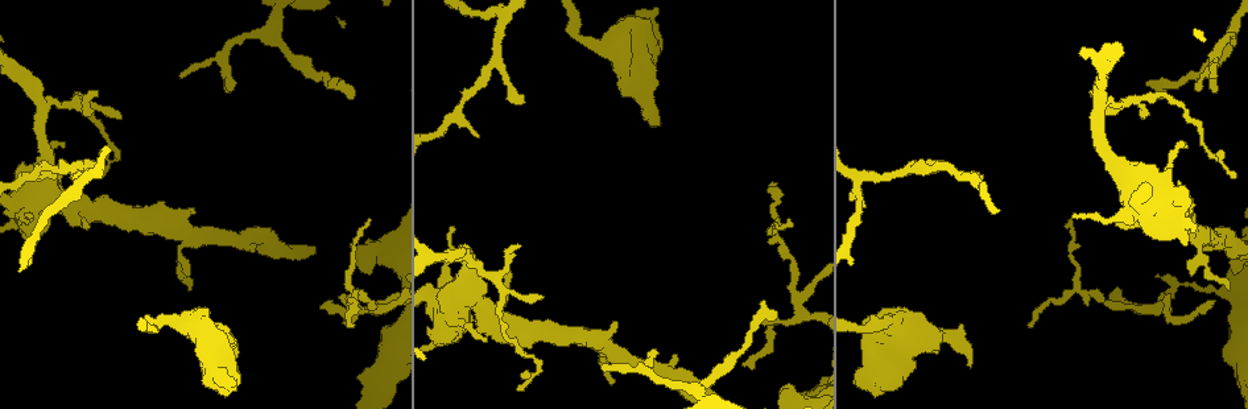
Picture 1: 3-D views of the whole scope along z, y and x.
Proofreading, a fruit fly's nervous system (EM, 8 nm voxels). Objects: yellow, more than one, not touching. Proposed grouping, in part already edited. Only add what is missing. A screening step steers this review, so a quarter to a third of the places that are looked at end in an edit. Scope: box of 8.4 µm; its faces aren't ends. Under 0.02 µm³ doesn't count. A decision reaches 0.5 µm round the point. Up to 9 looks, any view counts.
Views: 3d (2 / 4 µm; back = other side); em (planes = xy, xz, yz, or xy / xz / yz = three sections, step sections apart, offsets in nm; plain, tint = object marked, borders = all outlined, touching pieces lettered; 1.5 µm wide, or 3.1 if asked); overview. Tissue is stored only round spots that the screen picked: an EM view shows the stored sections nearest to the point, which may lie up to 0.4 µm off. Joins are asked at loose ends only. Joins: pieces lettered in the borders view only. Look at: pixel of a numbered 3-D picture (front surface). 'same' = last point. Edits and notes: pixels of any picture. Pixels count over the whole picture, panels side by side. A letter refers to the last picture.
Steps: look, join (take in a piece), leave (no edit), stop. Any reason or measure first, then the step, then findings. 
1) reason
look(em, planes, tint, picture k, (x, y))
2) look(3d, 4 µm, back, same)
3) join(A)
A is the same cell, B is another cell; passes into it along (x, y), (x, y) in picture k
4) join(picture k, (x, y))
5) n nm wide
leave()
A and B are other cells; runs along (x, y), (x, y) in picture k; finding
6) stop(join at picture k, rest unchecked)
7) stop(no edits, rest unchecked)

an open end
look(3d, 2 µm, picture 1, (970, 366))

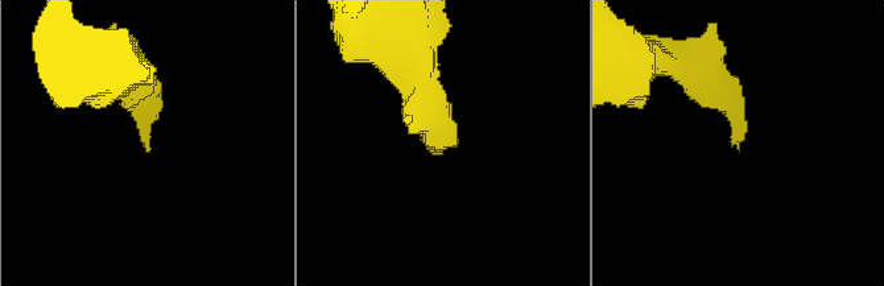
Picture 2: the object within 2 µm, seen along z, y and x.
look(em, planes, borders, picture 2, (145, 146))

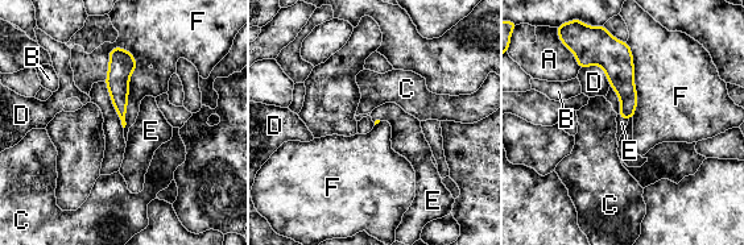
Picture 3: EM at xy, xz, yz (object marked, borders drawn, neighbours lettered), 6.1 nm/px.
join(E)
E is the same cell, A, B, C, D and F are other cells; passes into it along (620, 77), (623, 117), (621, 123) in picture 3; it goes on there

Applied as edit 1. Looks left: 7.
redraw
look(overview)

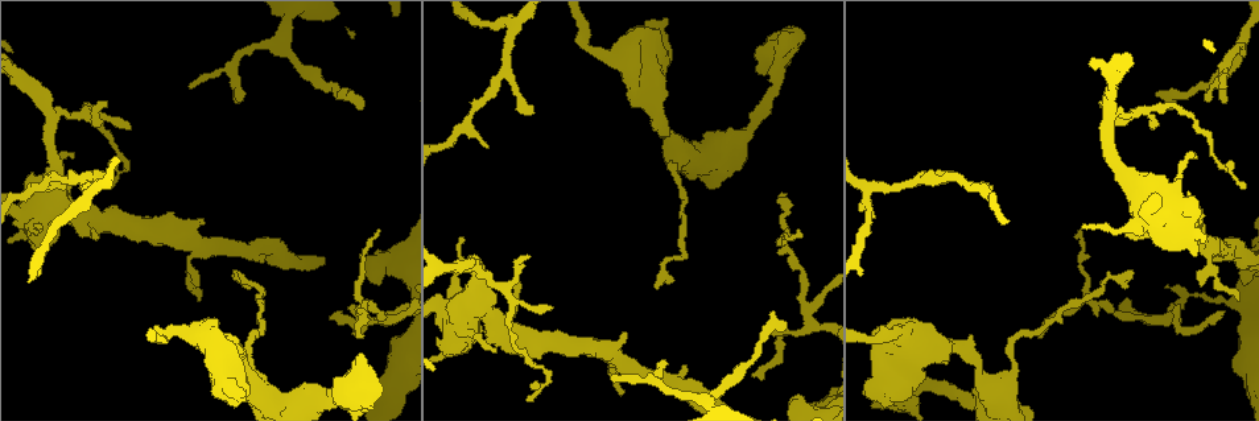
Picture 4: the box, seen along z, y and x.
free end
look(em, planes, plain, picture 4, (362, 334))

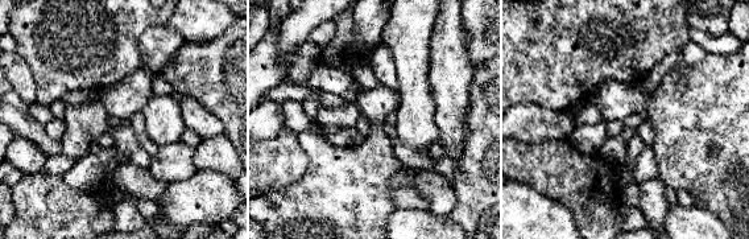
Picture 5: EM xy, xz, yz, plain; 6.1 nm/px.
see the neighbours
look(em, planes, borders, same)

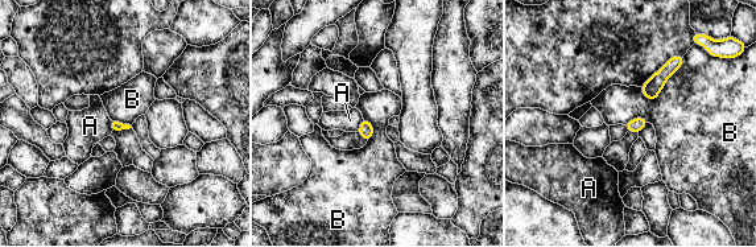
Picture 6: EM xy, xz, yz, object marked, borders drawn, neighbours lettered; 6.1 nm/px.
B touches over 340 nm
leave()
A and B are other cells; border along (684, 57), (682, 65), (649, 101) in picture 6; no lettered piece goes on from it

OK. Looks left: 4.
free end
look(3d, 2 µm, picture 4, (778, 333))

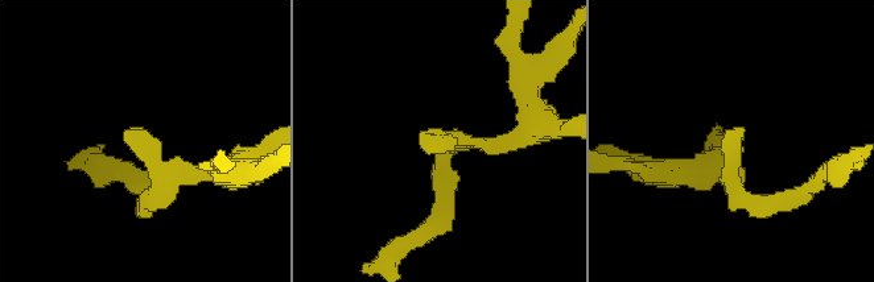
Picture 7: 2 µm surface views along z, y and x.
shape alone is not enough
look(em, xy, step 4, borders, picture 7, (743, 133))

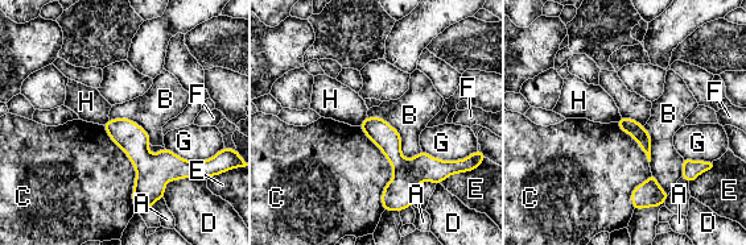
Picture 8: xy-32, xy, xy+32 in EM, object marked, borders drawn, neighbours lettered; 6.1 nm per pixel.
cut it another way
look(em, planes, borders, same)

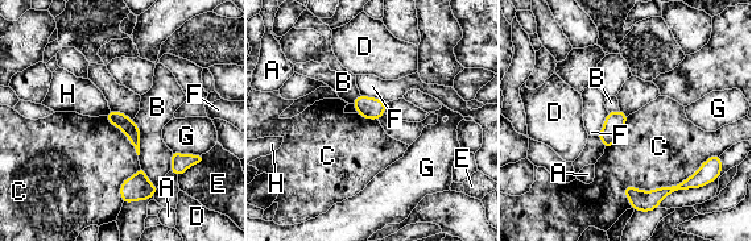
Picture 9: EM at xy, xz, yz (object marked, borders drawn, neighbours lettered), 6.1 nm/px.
90 nm wide
leave()
A, B, C, D, E, F, G and H are other cells; border along (707, 158), (627, 186), (629, 206) in picture 9; none of them fits

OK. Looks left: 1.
stop(join at picture 3, rest unchecked)

